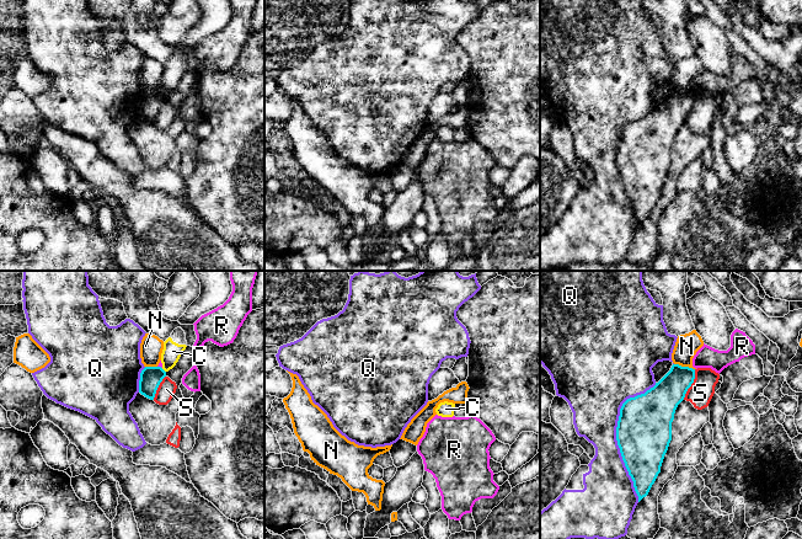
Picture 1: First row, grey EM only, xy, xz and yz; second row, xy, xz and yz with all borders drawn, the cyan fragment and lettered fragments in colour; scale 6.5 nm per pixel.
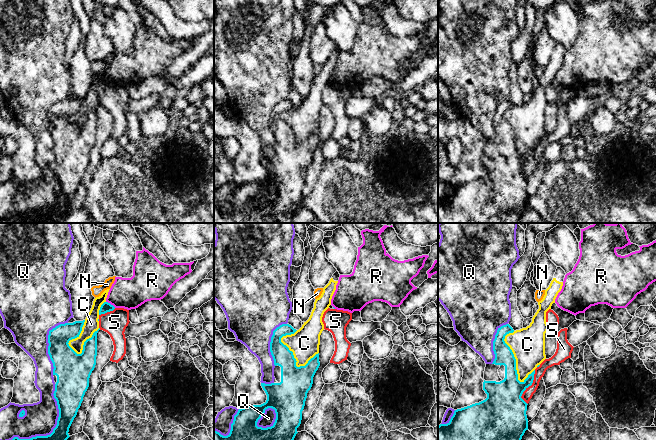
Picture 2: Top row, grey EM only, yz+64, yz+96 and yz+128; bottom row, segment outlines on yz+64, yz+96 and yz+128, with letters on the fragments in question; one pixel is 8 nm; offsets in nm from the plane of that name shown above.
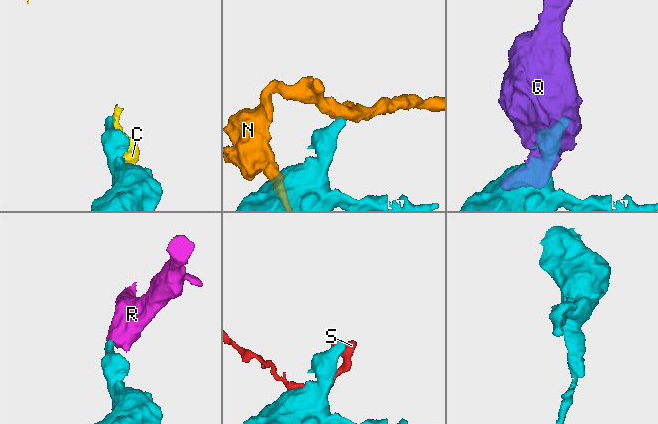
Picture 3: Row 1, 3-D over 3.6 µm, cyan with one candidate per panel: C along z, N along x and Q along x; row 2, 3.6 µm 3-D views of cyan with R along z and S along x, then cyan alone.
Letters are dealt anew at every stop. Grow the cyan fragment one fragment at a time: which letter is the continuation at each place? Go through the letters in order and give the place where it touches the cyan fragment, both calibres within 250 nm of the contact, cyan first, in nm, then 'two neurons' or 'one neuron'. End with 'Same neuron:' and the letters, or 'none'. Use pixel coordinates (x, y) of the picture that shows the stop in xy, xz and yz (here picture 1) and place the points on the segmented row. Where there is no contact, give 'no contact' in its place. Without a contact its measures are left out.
C: contact xy (164, 371); calibres 140 and 120 nm; two neurons
N: contact yz (684, 367); calibres 200 and 150 nm; two neurons
Q: contact yz (616, 436); calibres 360 and 320 nm; two neurons
R: contact xy (160, 367); calibres 140 and 30 nm; two neurons
S: contact yz (691, 383); calibres 220 and 160 nm; two neurons
Same neuron: none

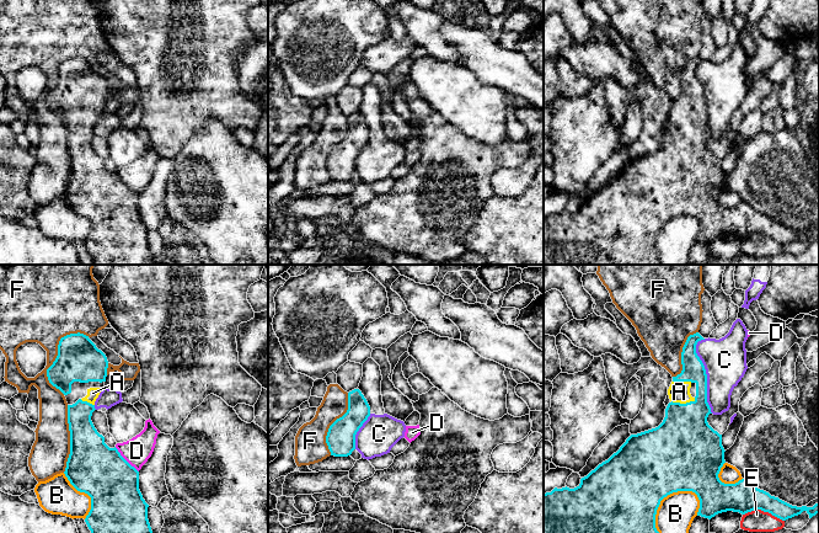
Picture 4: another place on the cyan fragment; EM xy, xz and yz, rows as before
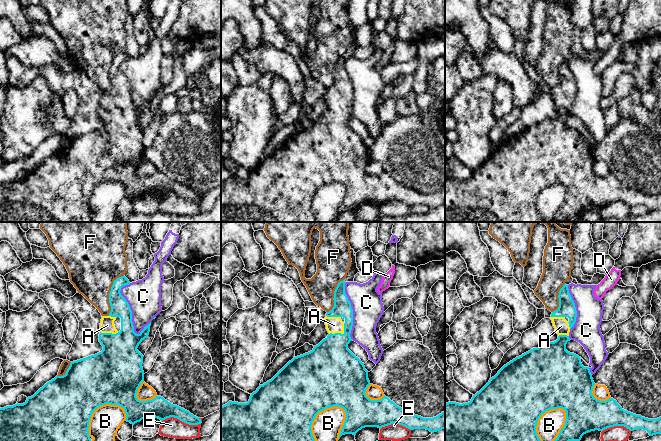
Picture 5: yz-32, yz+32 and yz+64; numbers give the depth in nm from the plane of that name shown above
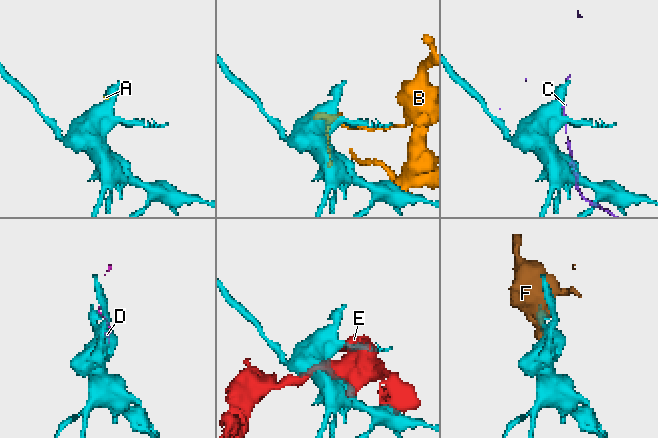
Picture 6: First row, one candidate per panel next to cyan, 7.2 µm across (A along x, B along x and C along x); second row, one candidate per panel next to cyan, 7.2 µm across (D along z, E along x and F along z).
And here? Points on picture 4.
A: contact yz (683, 404); calibres 400 and 140 nm; one neuron
B: contact yz (662, 499); calibres 480 and 240 nm; two neurons
C: contact yz (706, 376); calibres 160 and 280 nm; two neurons
D: contact xy (124, 459); calibres 340 and 180 nm; two neurons
E: contact yz (764, 511); calibres 200 and 140 nm; two neurons
F: contact xy (55, 358); calibres 280 and 300 nm; two neurons
Same neuron: A

